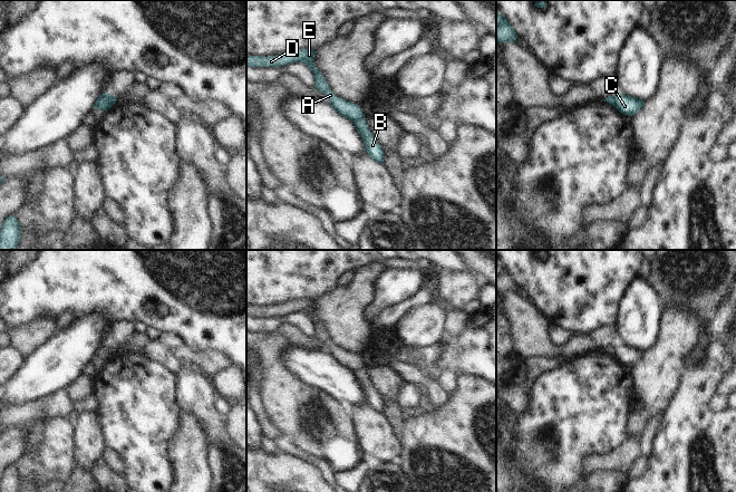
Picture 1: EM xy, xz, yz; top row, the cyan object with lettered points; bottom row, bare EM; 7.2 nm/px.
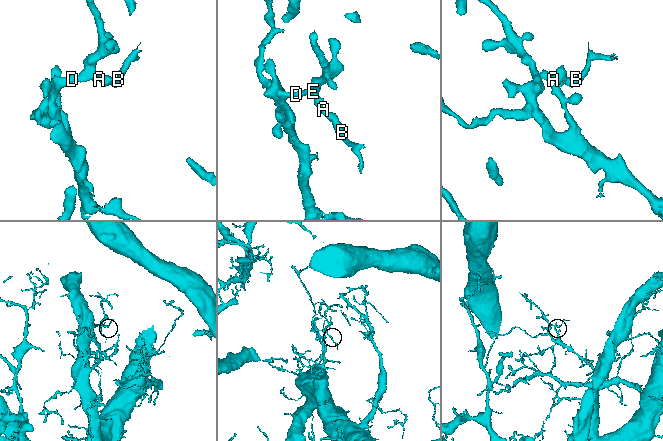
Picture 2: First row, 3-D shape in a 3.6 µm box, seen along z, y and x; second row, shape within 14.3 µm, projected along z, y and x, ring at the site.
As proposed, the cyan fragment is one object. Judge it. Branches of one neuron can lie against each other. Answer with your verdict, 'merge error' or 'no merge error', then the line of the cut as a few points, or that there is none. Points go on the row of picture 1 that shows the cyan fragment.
merge error; cut xz (364, 117), (354, 122)

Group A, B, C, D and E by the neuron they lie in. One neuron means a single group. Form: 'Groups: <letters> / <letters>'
Groups: A D E / B C

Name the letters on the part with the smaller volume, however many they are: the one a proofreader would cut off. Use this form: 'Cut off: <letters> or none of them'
Cut off: B, C

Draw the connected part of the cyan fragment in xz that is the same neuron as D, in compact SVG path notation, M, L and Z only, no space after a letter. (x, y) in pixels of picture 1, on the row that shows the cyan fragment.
M312 48L293 49L269 57L246 55L246 65L250 67L281 67L293 62L302 62L311 69L316 88L328 97L328 103L336 112L352 122L365 118L365 114L358 104L339 98L330 90L326 78L314 66L314 54L314 48Z

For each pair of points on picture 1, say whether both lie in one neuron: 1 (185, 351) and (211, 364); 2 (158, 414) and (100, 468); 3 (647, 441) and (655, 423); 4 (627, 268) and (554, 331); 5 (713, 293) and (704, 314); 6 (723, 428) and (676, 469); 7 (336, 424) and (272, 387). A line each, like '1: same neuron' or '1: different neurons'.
1: same neuron
2: different neurons
3: same neuron
4: different neurons
5: same neuron
6: same neuron
7: same neuron

